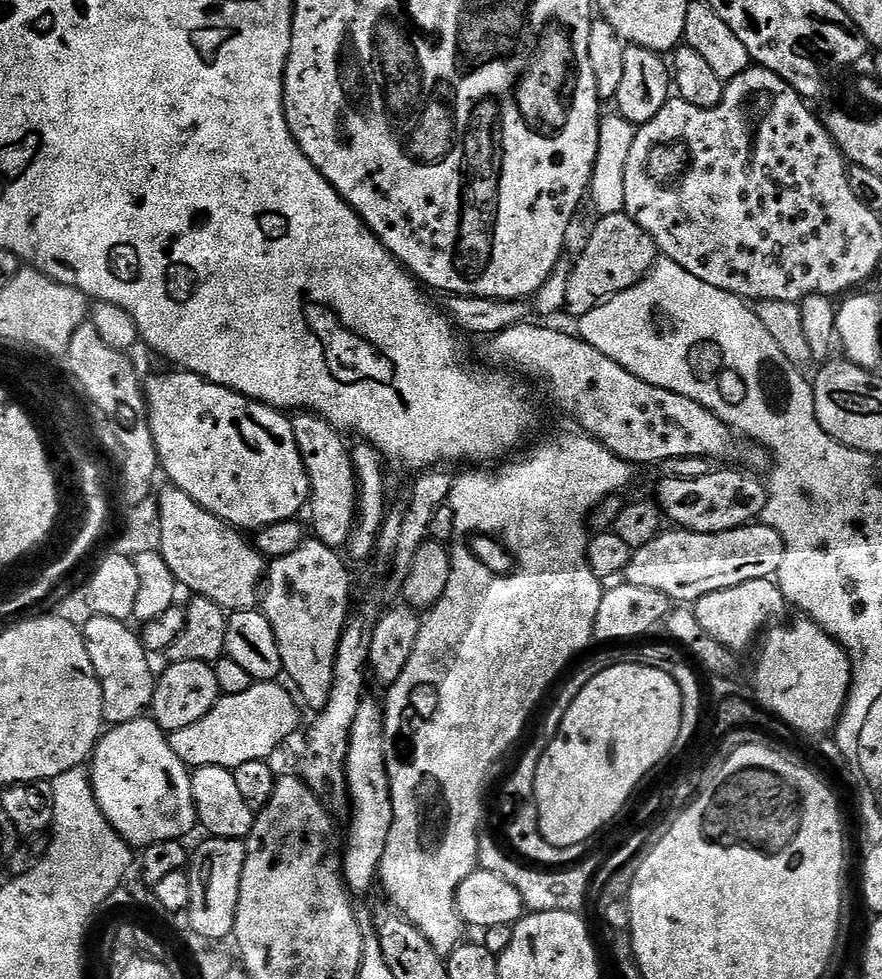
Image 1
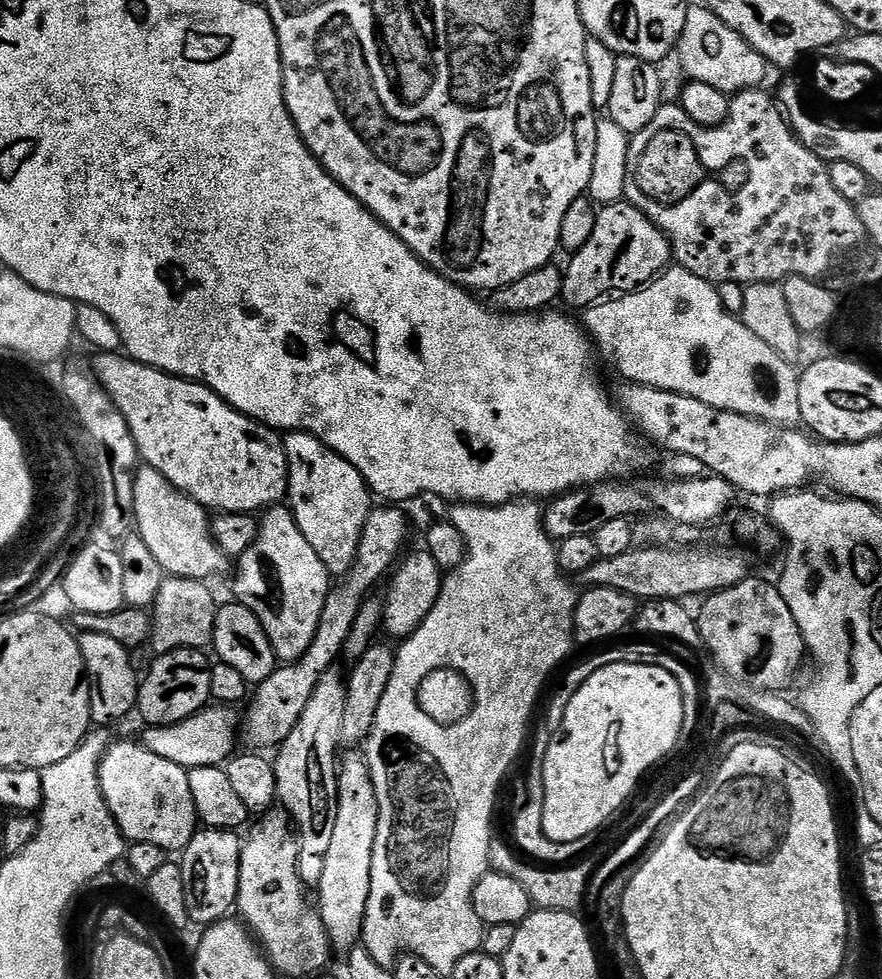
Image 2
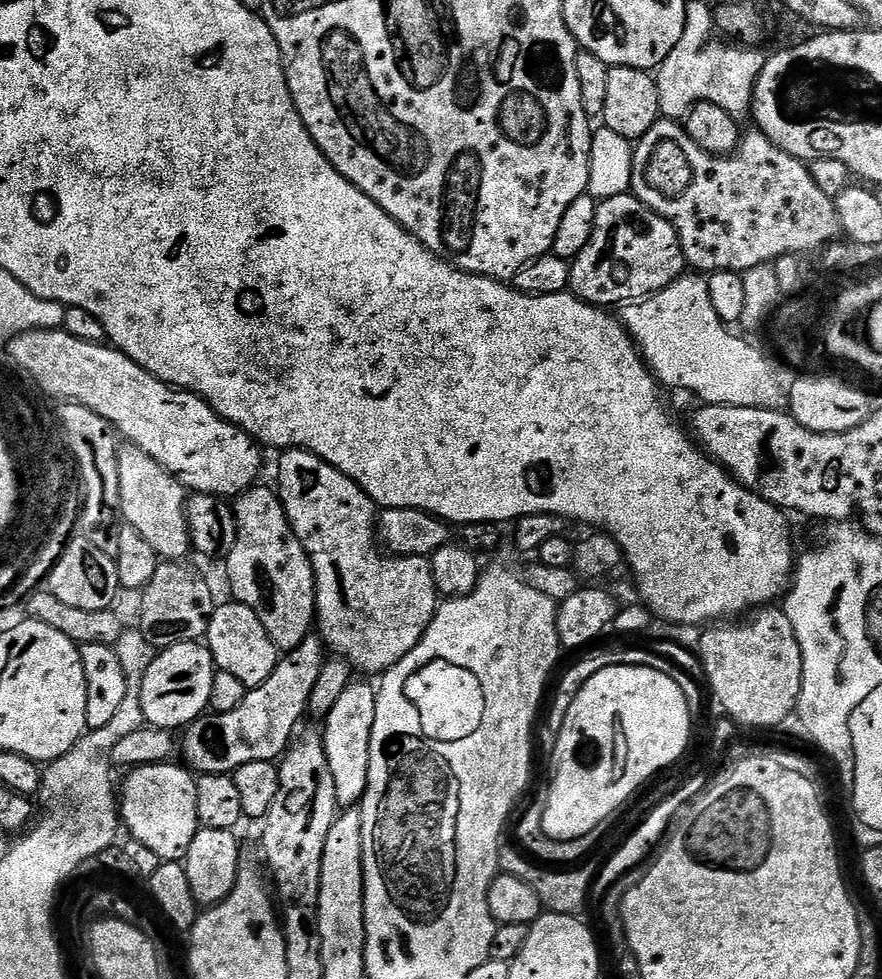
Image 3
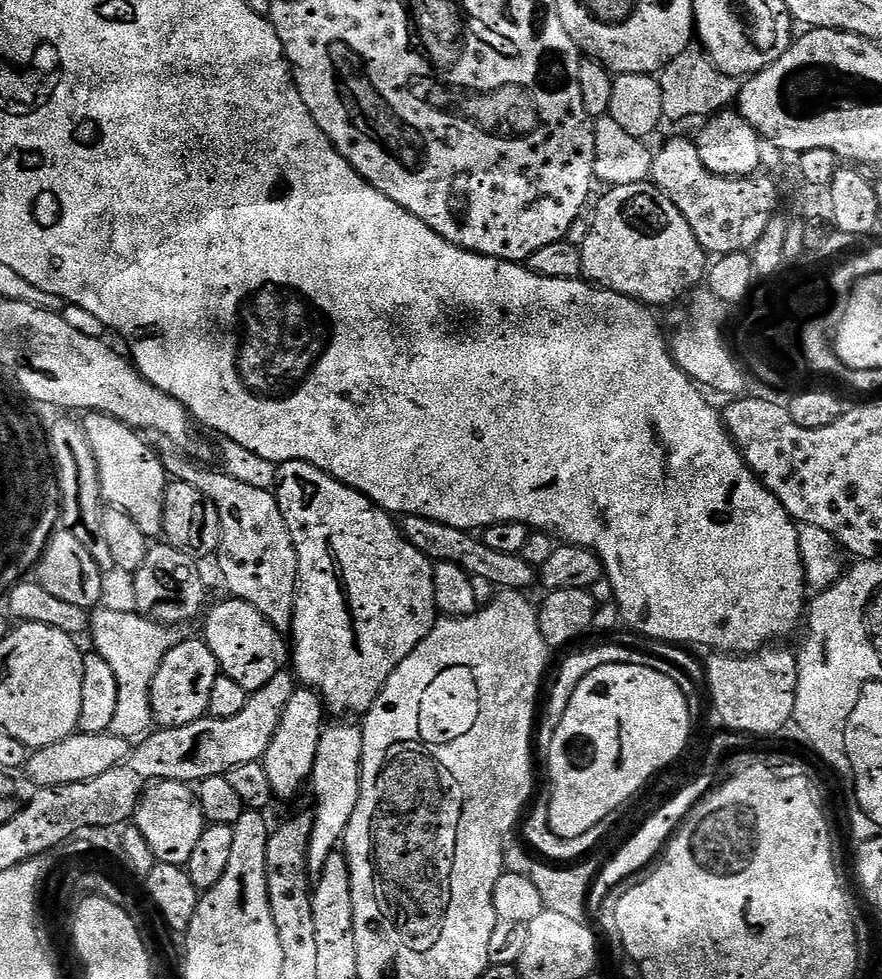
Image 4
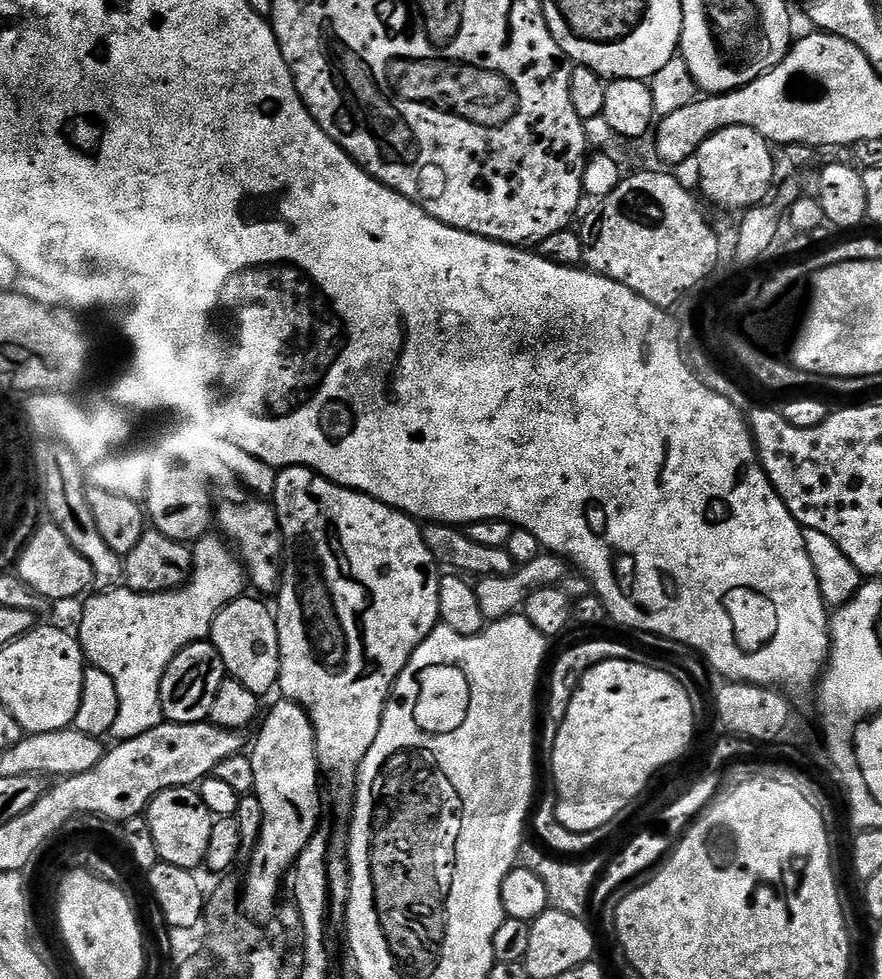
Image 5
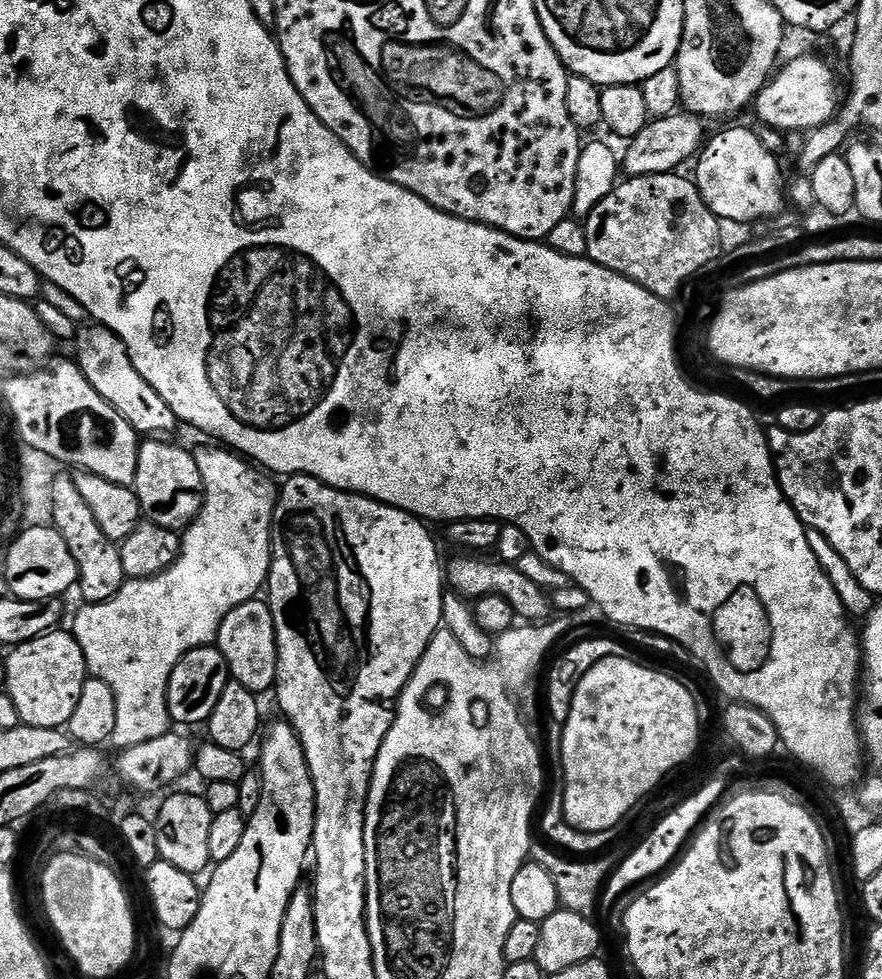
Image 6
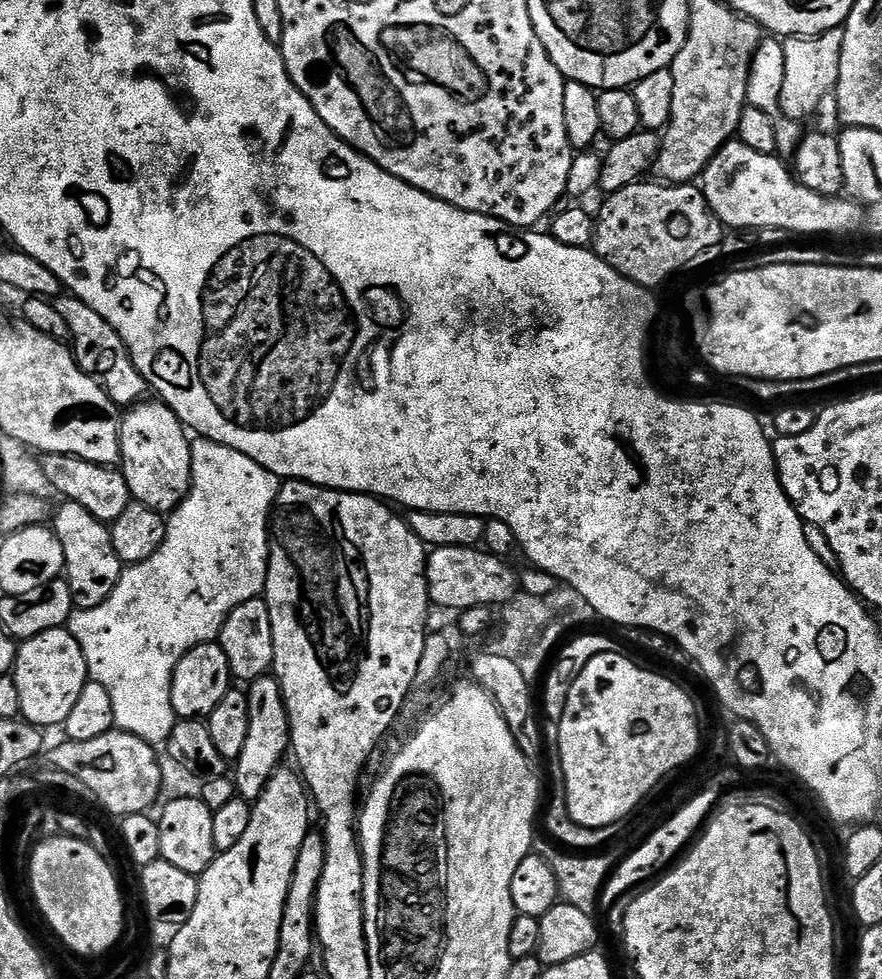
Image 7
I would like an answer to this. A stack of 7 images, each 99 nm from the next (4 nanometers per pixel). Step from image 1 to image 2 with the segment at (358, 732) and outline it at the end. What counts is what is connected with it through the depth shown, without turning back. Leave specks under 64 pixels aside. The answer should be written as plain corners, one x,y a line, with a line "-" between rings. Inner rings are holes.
363,755
352,756
339,765
338,822
334,822
334,835
330,851
326,854
326,866
318,885
322,918
333,949
347,954
361,943
366,918
366,902
370,898
370,866
374,858
374,840
378,838
380,822
380,798
372,771

